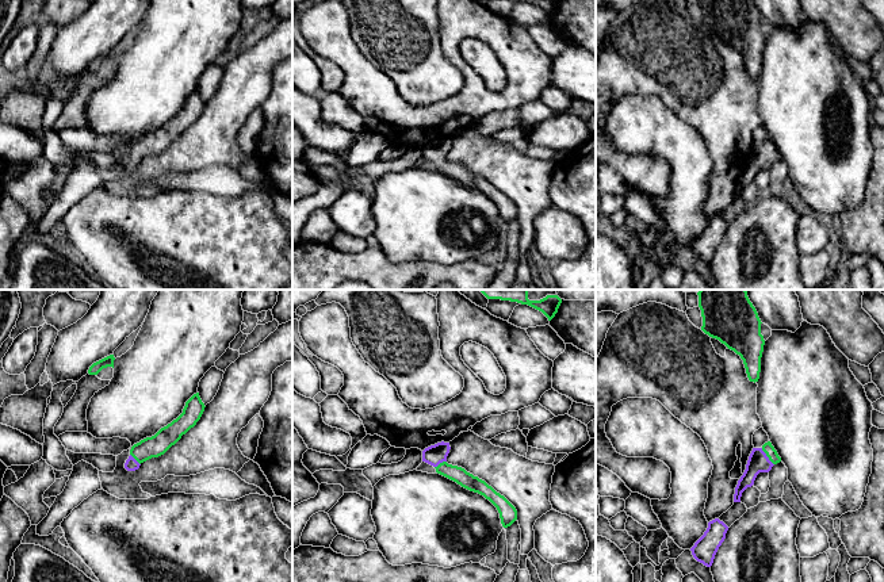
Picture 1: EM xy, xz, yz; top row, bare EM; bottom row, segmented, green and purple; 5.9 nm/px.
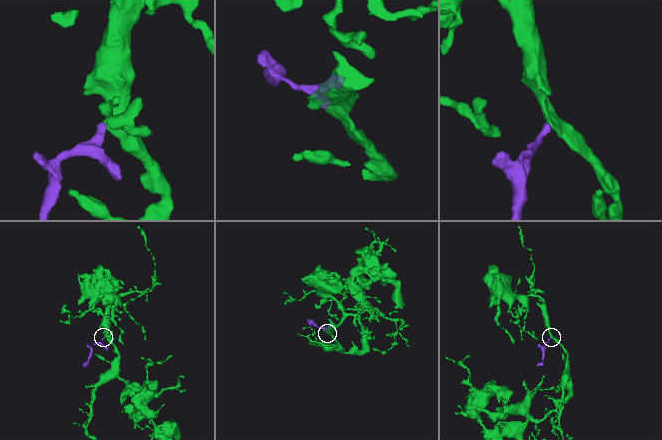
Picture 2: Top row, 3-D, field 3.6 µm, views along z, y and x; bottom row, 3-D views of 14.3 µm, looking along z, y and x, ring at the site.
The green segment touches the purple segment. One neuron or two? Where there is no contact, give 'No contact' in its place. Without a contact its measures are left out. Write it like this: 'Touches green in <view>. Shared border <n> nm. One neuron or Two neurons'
Touches green in yz. Shared border 130 nm. One neuron

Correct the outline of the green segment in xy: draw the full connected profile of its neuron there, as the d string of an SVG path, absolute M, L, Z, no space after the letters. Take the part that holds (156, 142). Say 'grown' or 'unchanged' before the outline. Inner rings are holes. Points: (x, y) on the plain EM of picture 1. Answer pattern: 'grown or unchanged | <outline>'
grown | M199 89L194 91L185 99L183 110L176 116L161 125L154 133L146 134L131 143L125 165L135 168L143 158L164 152L183 131L196 122L204 104Z

